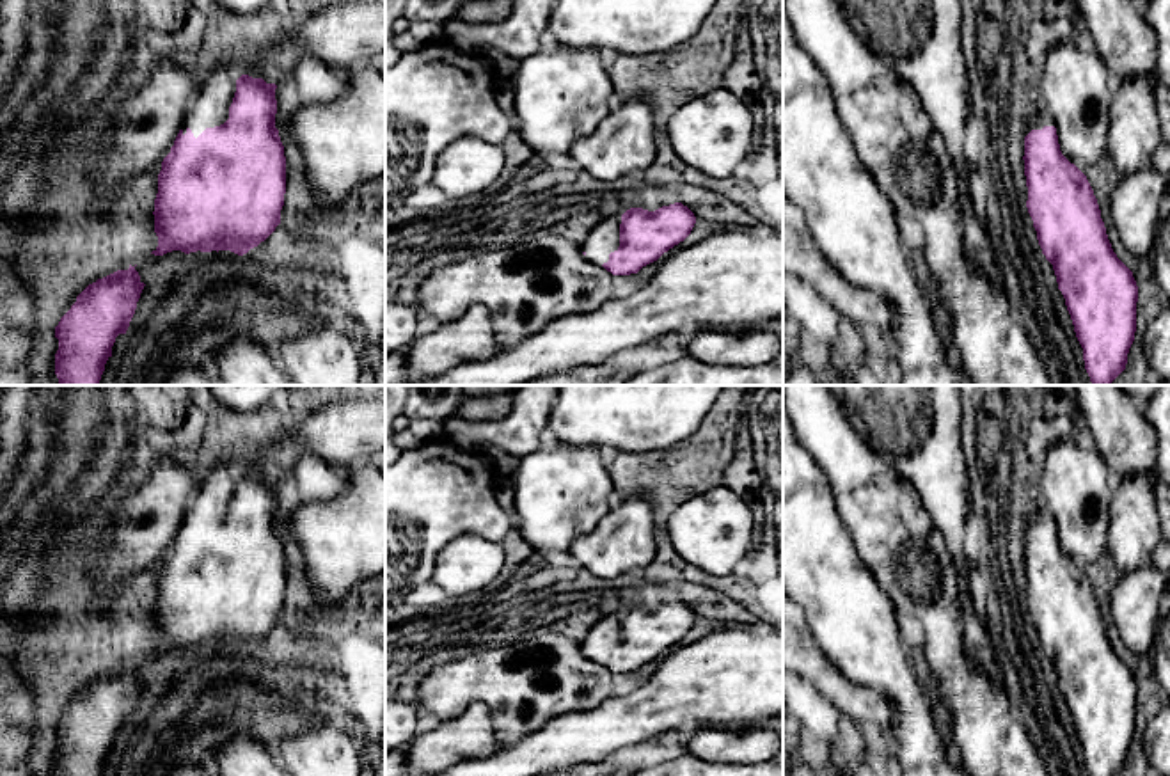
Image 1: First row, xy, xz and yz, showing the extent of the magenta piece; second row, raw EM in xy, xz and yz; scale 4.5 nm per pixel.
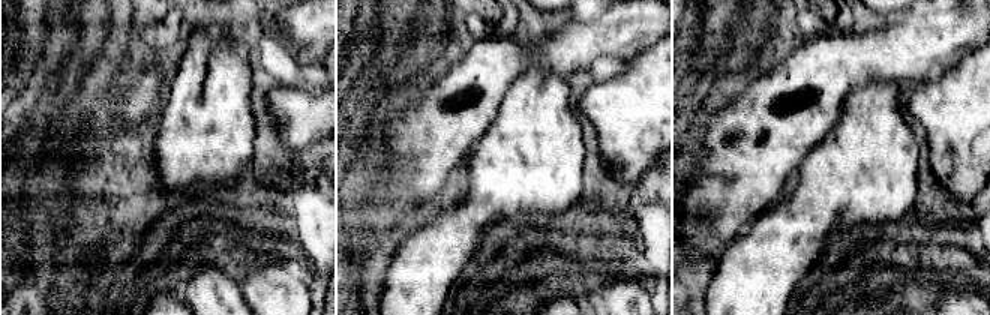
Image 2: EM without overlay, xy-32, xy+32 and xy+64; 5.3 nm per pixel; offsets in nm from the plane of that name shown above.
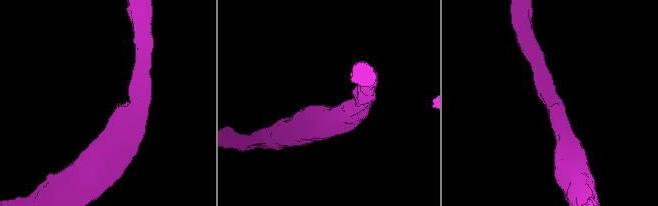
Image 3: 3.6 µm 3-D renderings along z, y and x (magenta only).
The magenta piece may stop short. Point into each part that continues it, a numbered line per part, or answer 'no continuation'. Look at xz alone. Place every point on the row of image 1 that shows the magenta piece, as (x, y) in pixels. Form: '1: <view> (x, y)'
1: xz (604, 238)

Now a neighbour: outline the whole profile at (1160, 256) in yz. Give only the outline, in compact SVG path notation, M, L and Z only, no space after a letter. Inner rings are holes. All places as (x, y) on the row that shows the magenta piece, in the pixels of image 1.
M1170 181L1161 197L1158 226L1154 229L1154 245L1149 254L1154 279L1170 304Z

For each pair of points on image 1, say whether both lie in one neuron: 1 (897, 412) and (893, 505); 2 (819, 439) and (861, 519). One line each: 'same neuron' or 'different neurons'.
1: different neurons
2: same neuron

